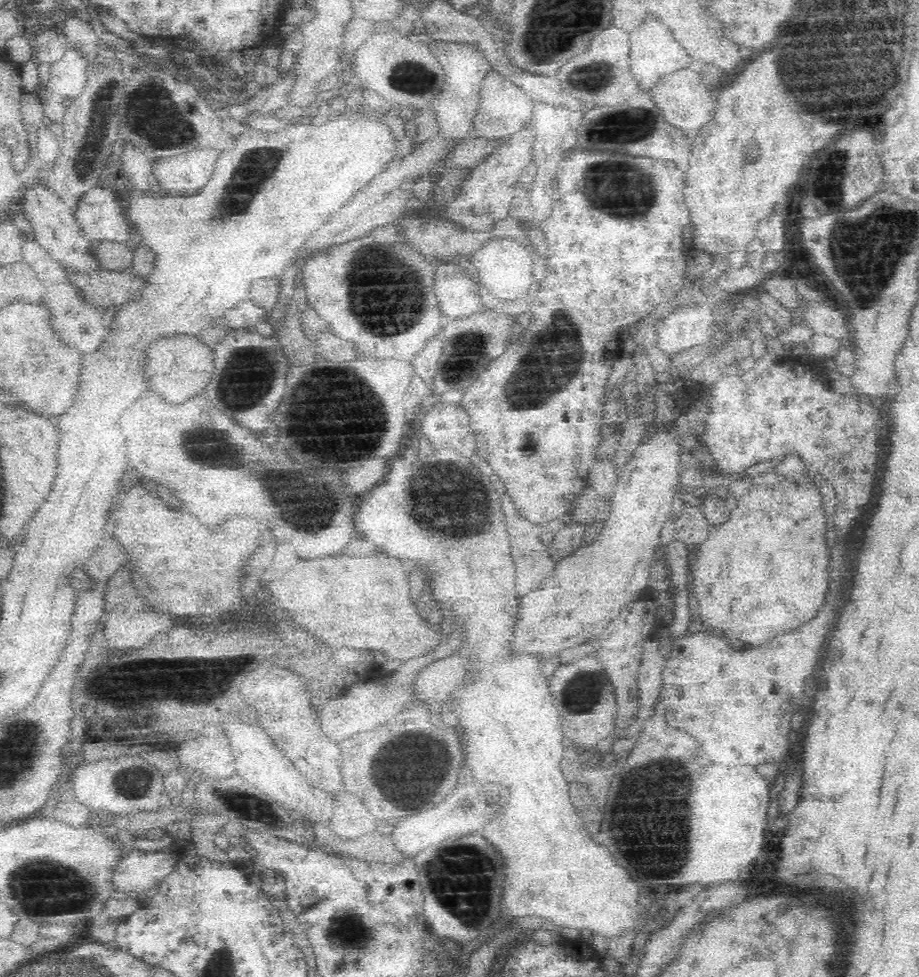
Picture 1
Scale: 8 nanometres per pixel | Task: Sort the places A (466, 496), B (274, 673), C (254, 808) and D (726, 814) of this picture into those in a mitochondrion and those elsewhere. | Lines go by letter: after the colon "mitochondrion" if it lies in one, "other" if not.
A: mitochondrion
B: other
C: mitochondrion
D: other

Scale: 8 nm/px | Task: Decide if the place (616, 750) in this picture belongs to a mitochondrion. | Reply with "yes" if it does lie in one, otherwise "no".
no

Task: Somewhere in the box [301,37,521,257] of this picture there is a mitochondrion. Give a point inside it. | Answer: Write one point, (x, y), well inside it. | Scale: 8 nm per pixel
(408, 77)

